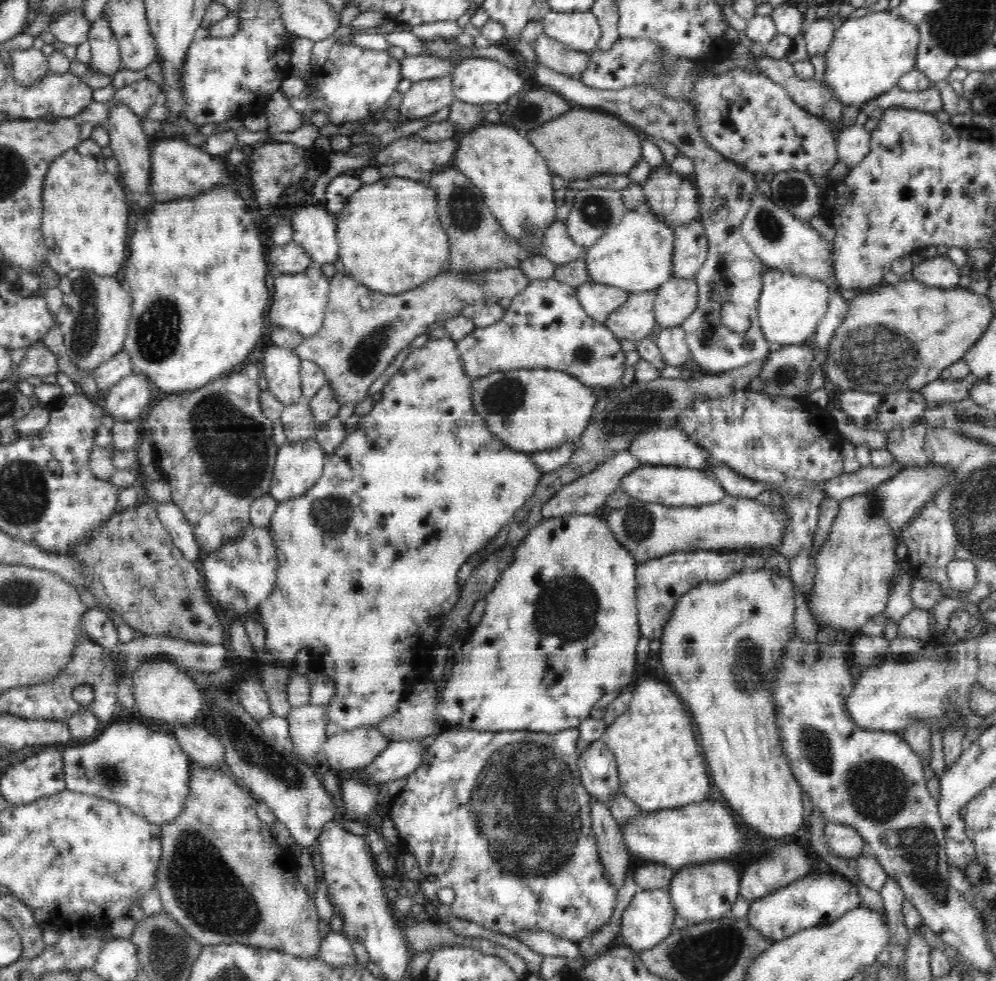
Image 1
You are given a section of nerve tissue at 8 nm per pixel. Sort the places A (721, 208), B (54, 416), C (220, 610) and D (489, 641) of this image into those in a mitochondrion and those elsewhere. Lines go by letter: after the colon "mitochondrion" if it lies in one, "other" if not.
A: other
B: other
C: other
D: other

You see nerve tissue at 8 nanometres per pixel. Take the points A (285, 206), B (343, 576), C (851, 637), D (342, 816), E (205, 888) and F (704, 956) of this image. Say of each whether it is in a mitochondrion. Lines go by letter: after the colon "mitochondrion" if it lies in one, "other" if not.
A: other
B: other
C: other
D: other
E: mitochondrion
F: mitochondrion

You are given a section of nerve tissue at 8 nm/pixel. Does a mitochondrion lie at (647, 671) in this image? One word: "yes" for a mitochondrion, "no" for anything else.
no

